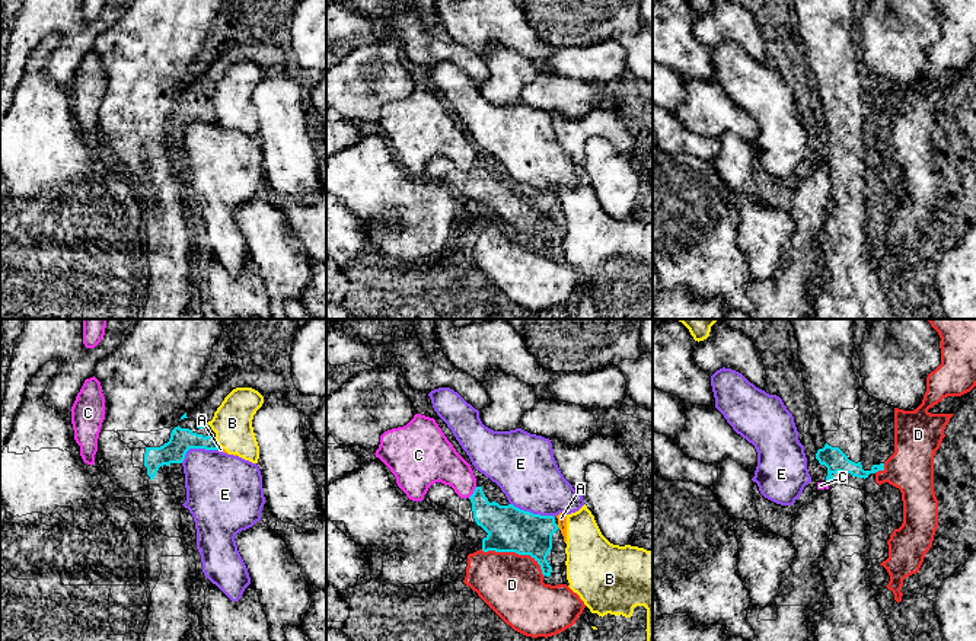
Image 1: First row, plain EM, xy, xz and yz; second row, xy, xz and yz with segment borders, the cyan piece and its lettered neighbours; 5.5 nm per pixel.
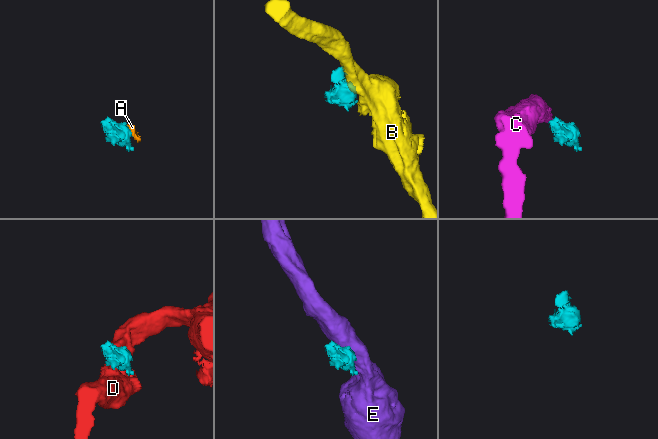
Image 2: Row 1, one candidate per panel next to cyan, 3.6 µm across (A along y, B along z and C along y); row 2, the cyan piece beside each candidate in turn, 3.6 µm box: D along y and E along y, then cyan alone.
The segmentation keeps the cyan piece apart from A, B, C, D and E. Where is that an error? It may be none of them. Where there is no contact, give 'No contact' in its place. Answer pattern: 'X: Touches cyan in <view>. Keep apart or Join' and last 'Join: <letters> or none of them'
A: Touches cyan in xz. Keep apart
B: Touches cyan in xy. Keep apart
C: Touches cyan in xz. Keep apart
D: Touches cyan in xz. Keep apart
E: Touches cyan in xz. Keep apart
Join: none of them

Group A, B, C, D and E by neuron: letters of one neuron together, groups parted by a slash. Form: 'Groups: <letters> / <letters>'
Groups: A B / C / D / E

